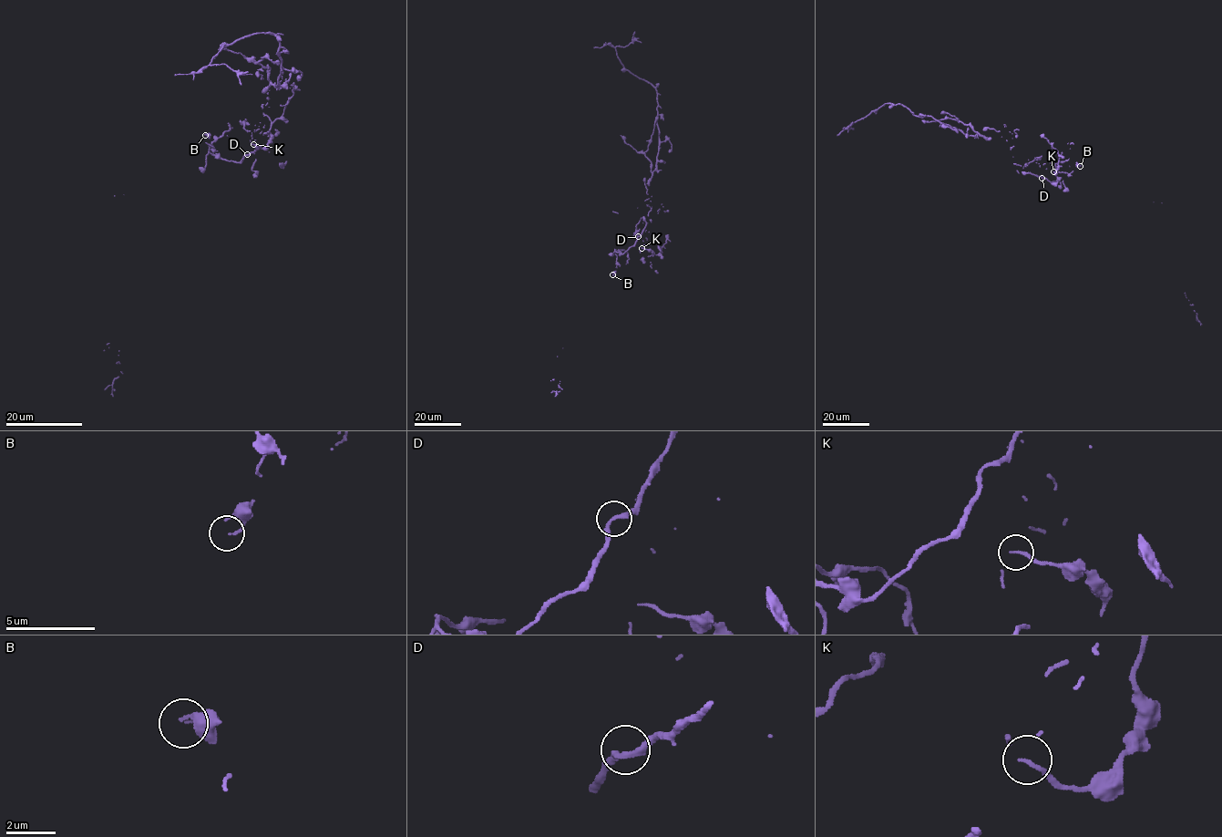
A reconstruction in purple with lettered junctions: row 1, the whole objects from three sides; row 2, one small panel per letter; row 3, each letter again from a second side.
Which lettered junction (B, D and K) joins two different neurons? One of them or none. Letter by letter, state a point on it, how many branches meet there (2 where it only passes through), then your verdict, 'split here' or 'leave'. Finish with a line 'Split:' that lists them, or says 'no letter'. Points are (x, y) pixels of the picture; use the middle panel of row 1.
B: place (612, 274); branches 1; leave
D: place (638, 236); branches 2; leave
K: place (641, 248); branches 1; leave
Split: no letter

